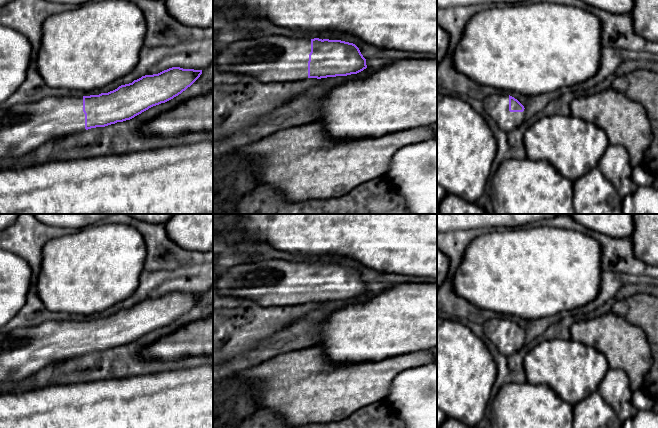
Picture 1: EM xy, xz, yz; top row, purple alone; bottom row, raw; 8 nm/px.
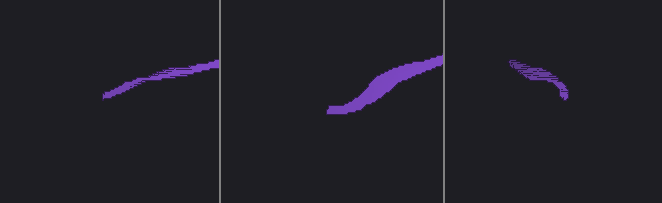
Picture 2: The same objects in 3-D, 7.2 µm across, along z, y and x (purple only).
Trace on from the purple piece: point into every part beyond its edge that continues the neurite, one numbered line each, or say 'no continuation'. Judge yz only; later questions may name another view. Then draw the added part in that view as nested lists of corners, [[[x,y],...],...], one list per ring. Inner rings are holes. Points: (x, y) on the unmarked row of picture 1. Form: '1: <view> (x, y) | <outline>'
1: yz (496, 330) | [[[493,318],[482,323],[483,334],[498,348],[504,355],[512,355],[525,344],[525,333],[523,336],[509,335],[509,319]]]

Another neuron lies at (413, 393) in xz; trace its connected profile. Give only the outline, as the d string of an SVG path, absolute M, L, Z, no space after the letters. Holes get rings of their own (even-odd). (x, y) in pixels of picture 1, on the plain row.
M437 362L400 372L393 379L385 400L394 408L406 428L437 428Z

